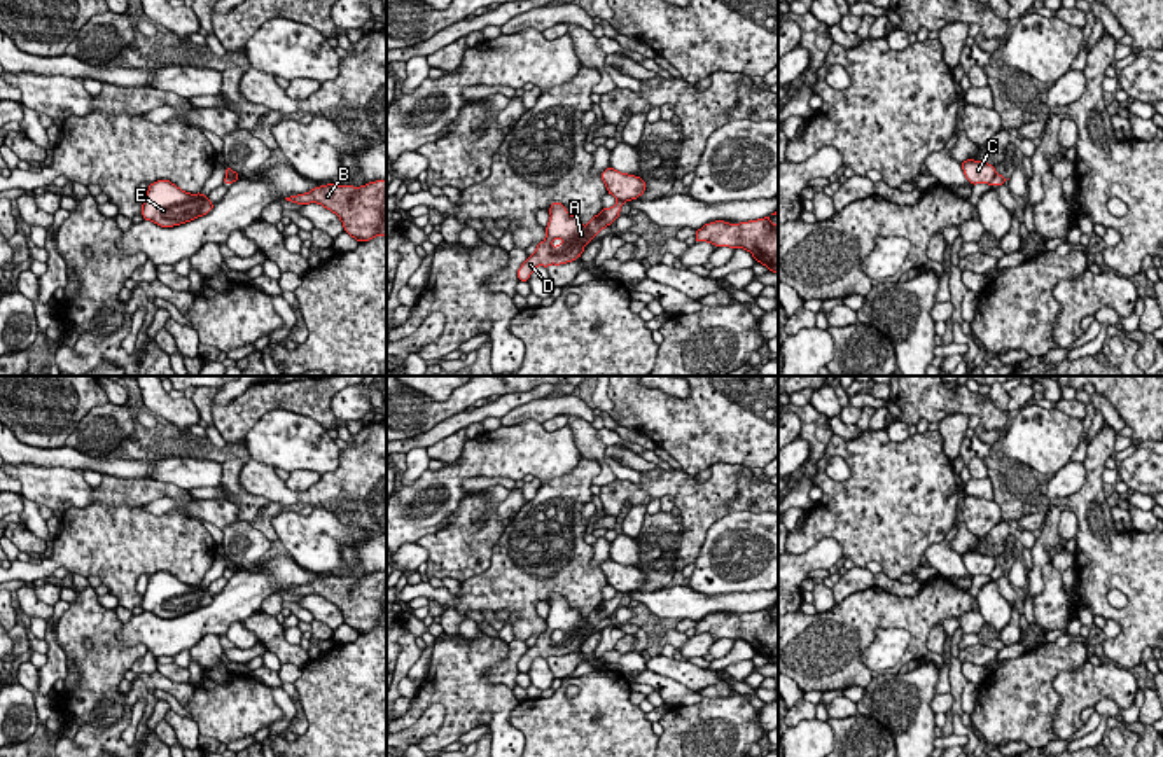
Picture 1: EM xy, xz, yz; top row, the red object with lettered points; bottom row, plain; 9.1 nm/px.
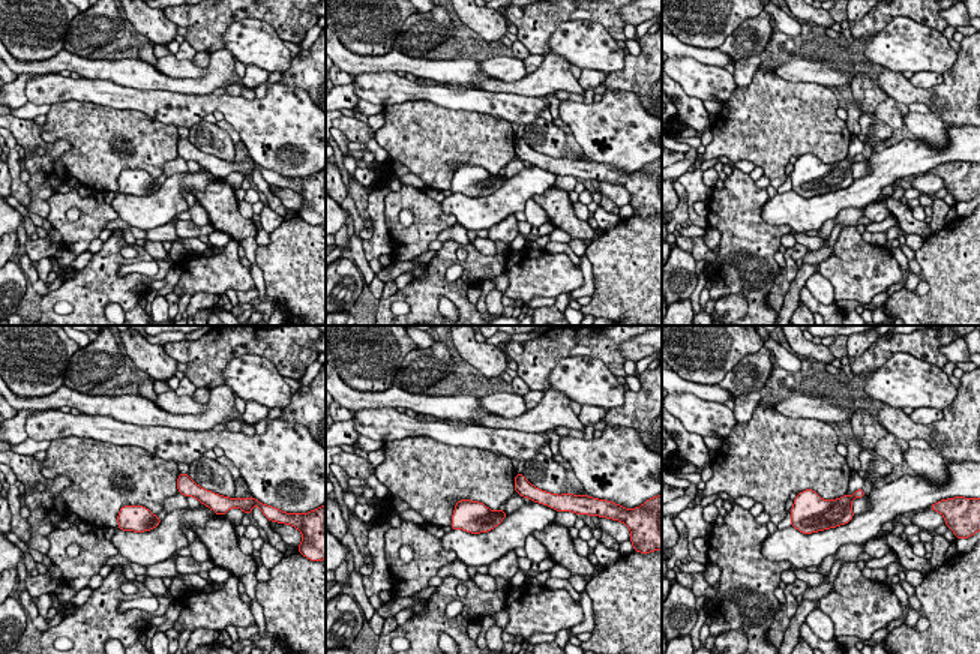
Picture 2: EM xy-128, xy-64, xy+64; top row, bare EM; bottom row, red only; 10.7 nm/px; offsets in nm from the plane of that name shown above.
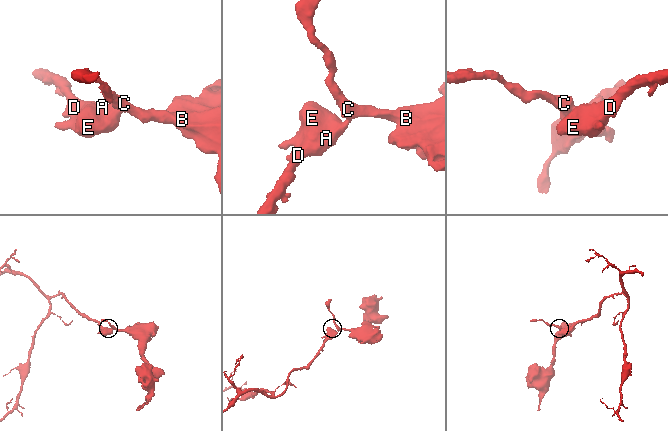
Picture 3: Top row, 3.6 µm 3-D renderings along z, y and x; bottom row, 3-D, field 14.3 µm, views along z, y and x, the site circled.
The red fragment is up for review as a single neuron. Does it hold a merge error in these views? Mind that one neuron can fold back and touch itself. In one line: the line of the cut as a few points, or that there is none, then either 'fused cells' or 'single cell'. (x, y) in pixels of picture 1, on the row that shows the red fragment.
cut xz (618, 198), (623, 201); fused cells

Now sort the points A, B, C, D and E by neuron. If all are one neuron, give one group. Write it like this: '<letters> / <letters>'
A D E / B C

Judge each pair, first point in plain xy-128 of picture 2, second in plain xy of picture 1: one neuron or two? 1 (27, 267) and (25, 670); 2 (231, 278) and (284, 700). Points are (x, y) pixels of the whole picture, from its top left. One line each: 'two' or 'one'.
1: one
2: two

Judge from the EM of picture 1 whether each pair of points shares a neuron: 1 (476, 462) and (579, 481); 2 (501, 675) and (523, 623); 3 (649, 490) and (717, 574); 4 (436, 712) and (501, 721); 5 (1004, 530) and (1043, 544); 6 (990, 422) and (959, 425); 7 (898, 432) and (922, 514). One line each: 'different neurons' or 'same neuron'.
1: different neurons
2: different neurons
3: different neurons
4: different neurons
5: different neurons
6: different neurons
7: different neurons

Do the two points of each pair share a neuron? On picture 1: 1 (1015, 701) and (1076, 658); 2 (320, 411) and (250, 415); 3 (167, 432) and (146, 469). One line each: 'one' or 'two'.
1: one
2: one
3: two

